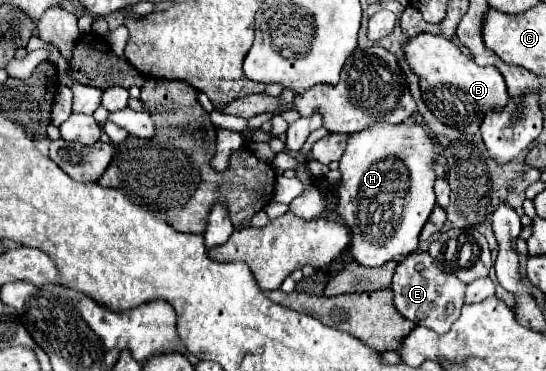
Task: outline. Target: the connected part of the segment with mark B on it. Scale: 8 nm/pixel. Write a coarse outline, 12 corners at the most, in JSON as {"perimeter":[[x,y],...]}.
{"perimeter":[[432,34],[404,52],[426,106],[450,128],[478,132],[510,98],[480,68]]}

